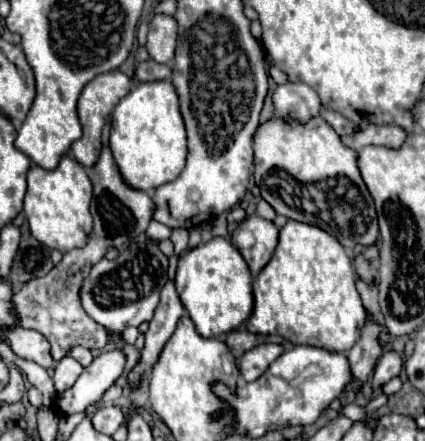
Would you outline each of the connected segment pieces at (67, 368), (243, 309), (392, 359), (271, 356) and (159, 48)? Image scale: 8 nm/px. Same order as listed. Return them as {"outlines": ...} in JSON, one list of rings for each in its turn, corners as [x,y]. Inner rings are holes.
{"outlines":[[[[64,356],[64,358],[58,362],[56,372],[54,372],[54,386],[56,386],[56,392],[68,390],[68,388],[78,380],[78,376],[80,376],[82,370],[84,370],[84,368],[82,368],[76,360],[72,360],[70,356]]],[[[210,238],[208,242],[184,252],[178,258],[176,290],[188,310],[196,330],[204,338],[216,338],[236,330],[252,312],[252,276],[238,248],[226,238]]],[[[394,348],[386,350],[386,352],[382,354],[382,358],[378,360],[378,364],[376,364],[374,378],[372,378],[372,388],[378,390],[378,388],[380,388],[382,384],[386,384],[390,378],[398,376],[400,370],[402,370],[402,358],[400,358],[400,354],[398,354]]],[[[260,344],[260,346],[244,352],[238,360],[242,378],[246,382],[256,380],[264,372],[264,368],[268,368],[268,364],[272,364],[272,360],[276,360],[282,352],[284,352],[284,348],[278,344]]],[[[154,16],[150,20],[150,32],[146,50],[158,64],[168,64],[174,58],[176,48],[176,20],[172,16]]]]}

